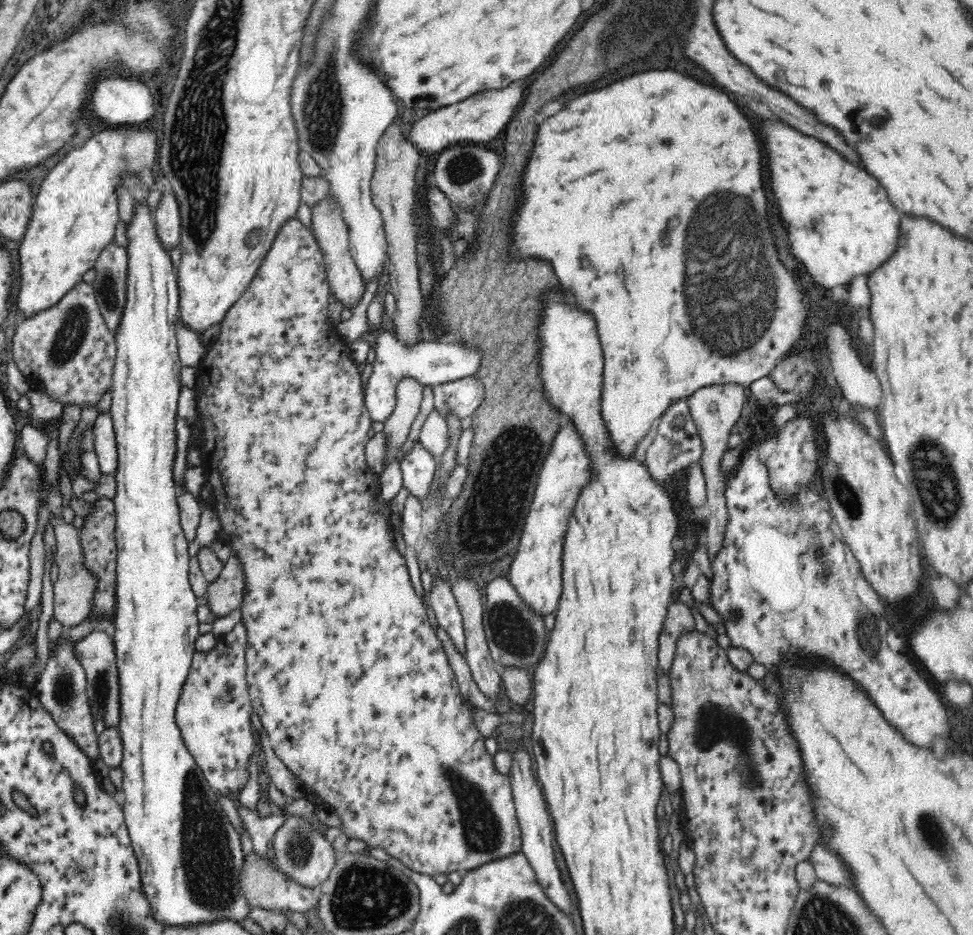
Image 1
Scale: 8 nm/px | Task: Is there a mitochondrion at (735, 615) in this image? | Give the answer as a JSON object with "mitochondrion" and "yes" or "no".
{"mitochondrion":"no"}

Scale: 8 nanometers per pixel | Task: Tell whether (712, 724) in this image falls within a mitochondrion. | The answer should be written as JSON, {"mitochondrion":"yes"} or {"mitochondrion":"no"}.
{"mitochondrion":"yes"}

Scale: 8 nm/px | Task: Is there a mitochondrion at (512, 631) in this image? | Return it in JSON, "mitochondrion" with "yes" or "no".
{"mitochondrion":"yes"}

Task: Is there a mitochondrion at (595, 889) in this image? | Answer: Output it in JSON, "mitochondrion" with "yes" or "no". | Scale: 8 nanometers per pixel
{"mitochondrion":"no"}

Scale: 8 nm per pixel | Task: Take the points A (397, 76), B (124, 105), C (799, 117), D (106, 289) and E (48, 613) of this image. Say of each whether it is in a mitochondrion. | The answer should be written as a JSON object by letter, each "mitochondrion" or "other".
{"A":"other","B":"other","C":"other","D":"mitochondrion","E":"other"}

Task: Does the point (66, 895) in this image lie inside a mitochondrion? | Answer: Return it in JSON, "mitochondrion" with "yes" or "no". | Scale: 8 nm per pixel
{"mitochondrion":"no"}

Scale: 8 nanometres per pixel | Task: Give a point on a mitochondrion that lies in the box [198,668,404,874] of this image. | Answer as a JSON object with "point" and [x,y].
{"point":[297,845]}

